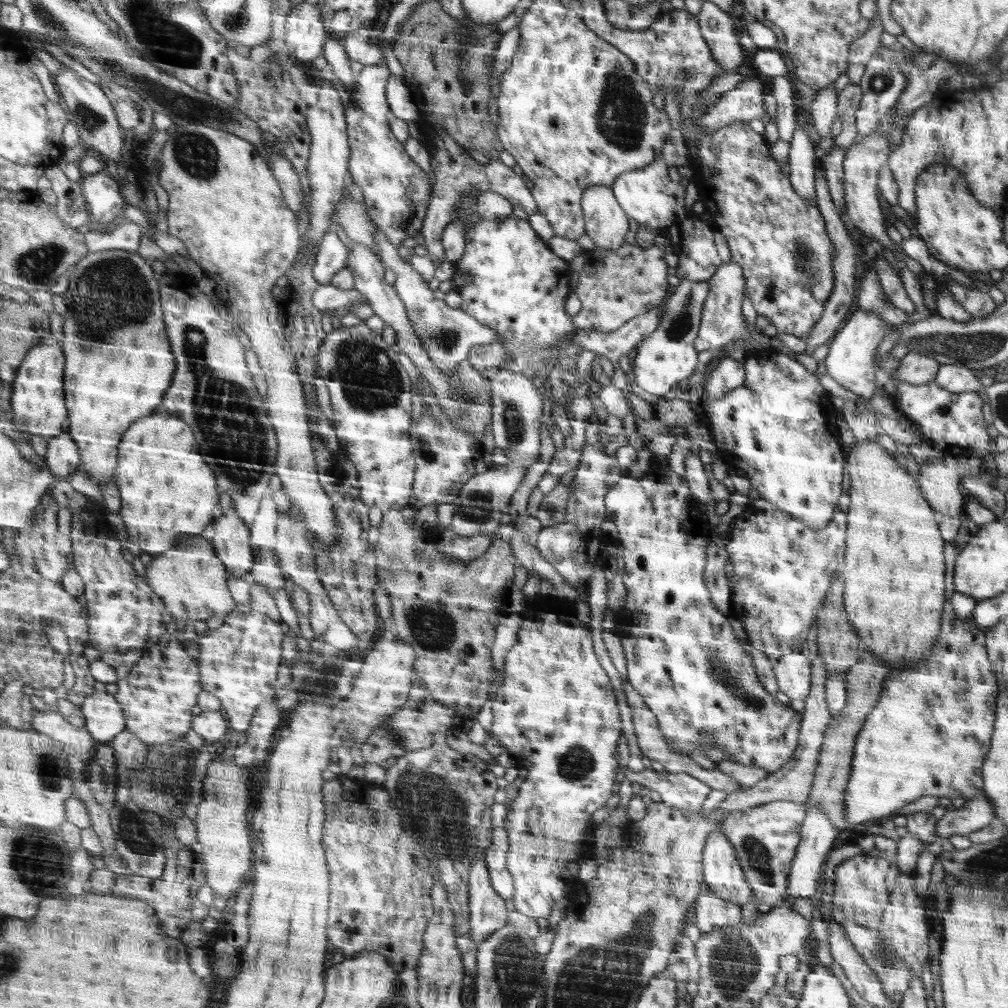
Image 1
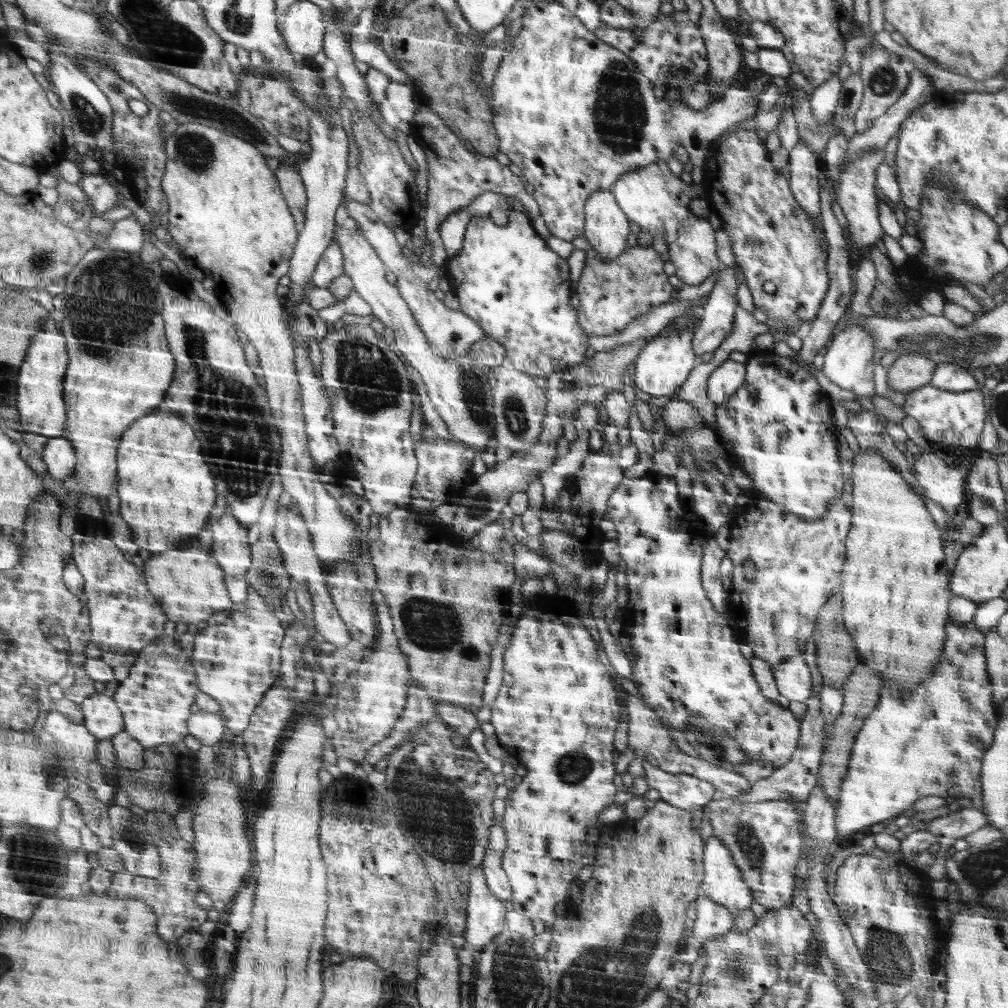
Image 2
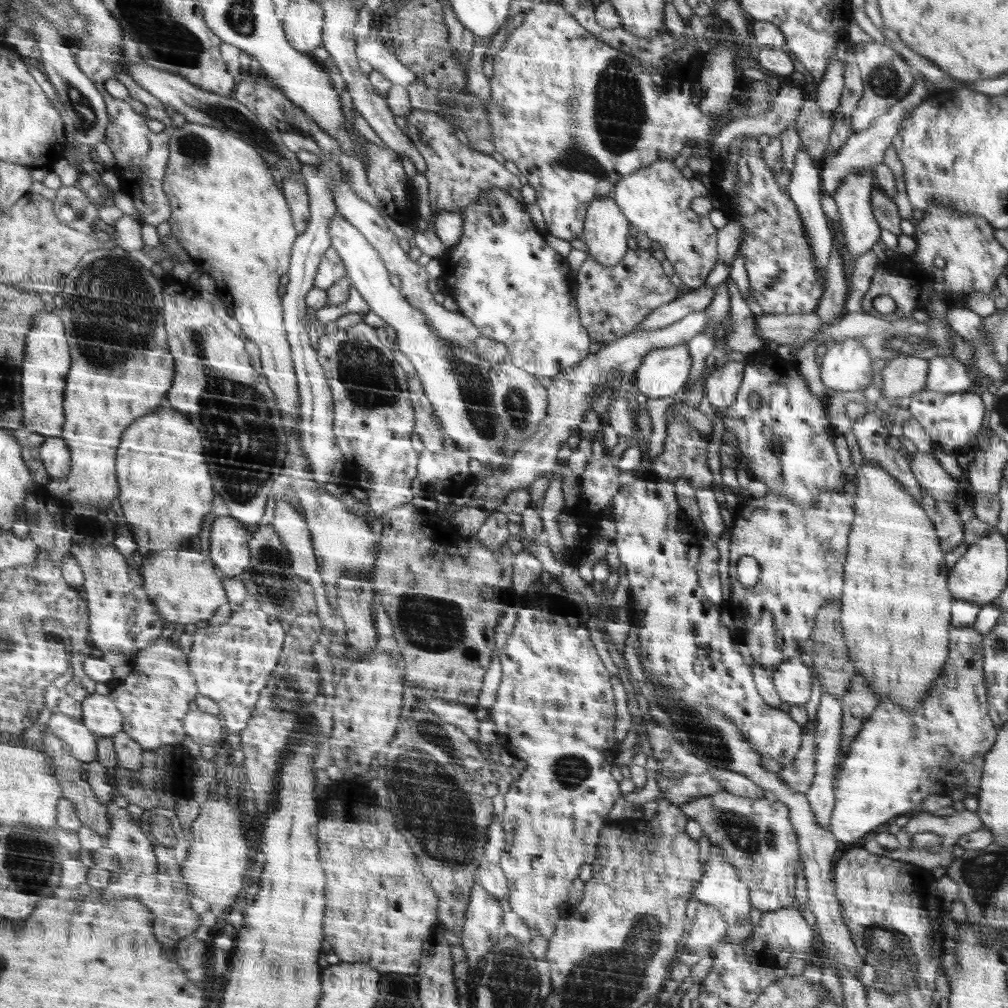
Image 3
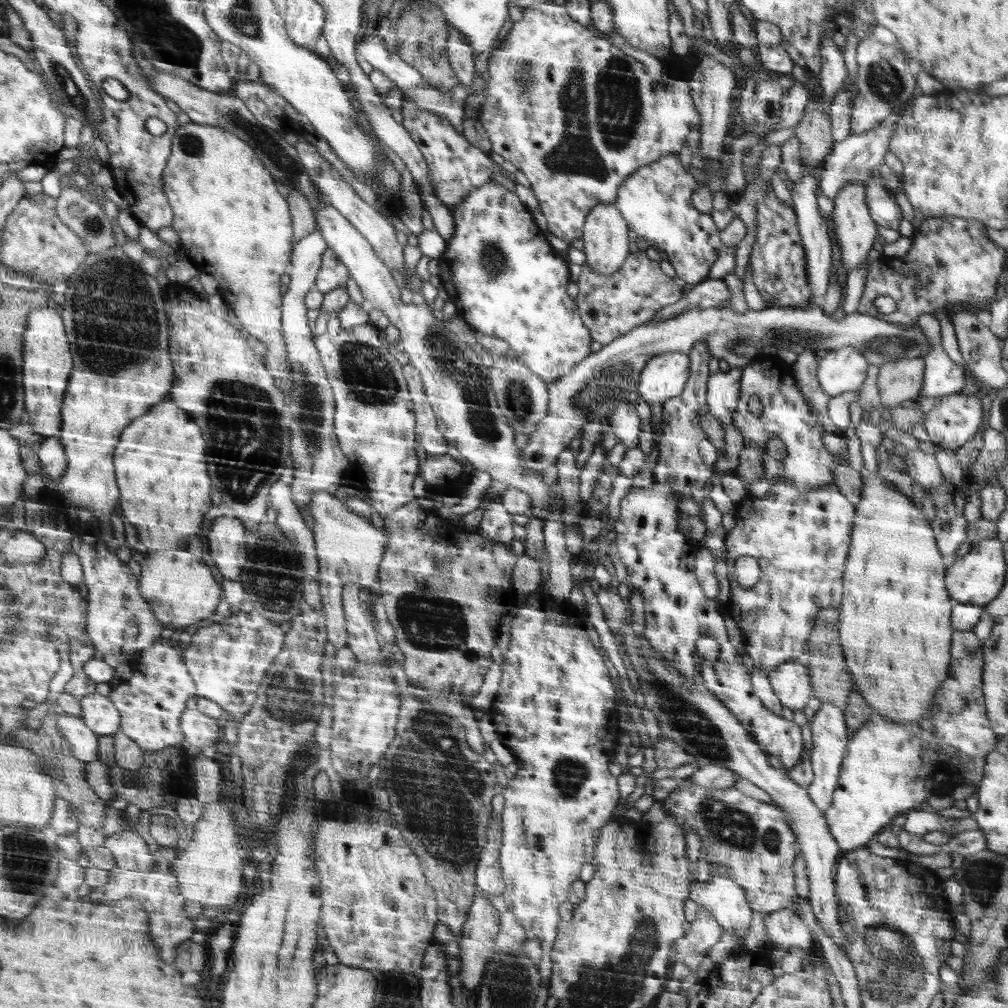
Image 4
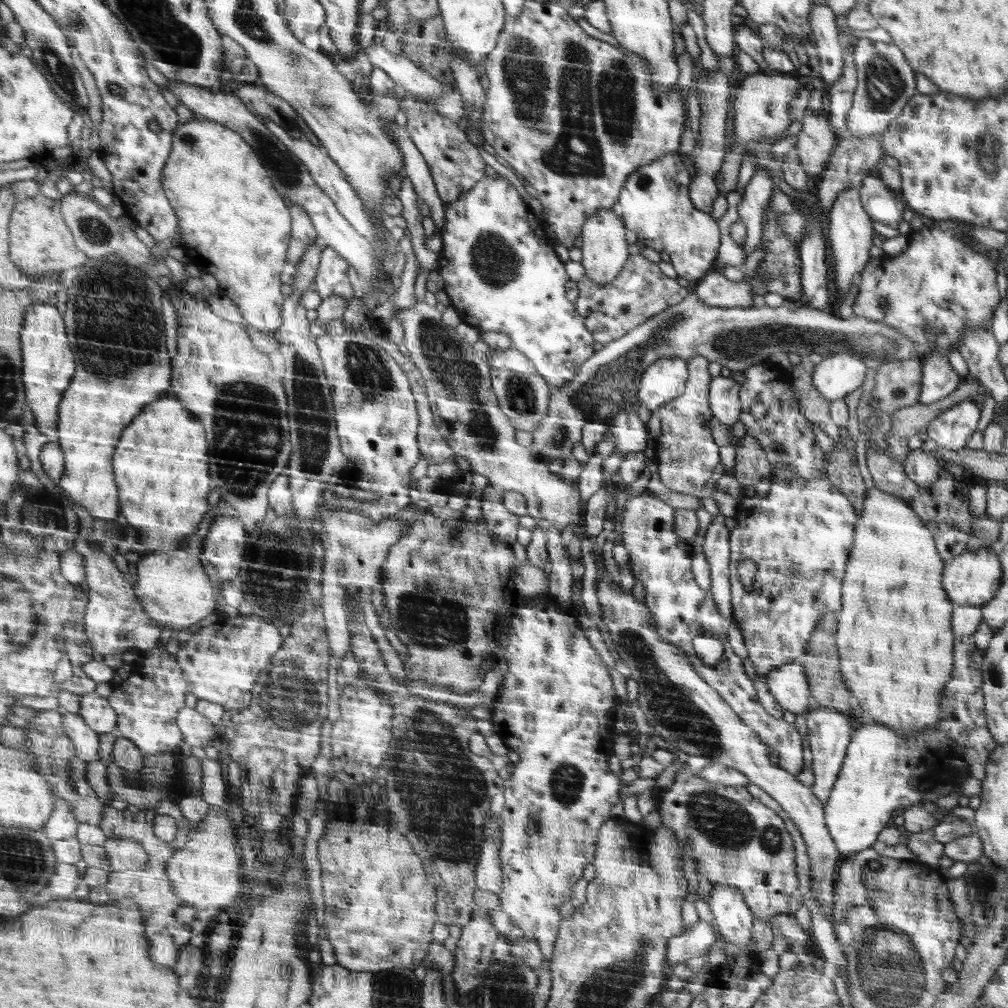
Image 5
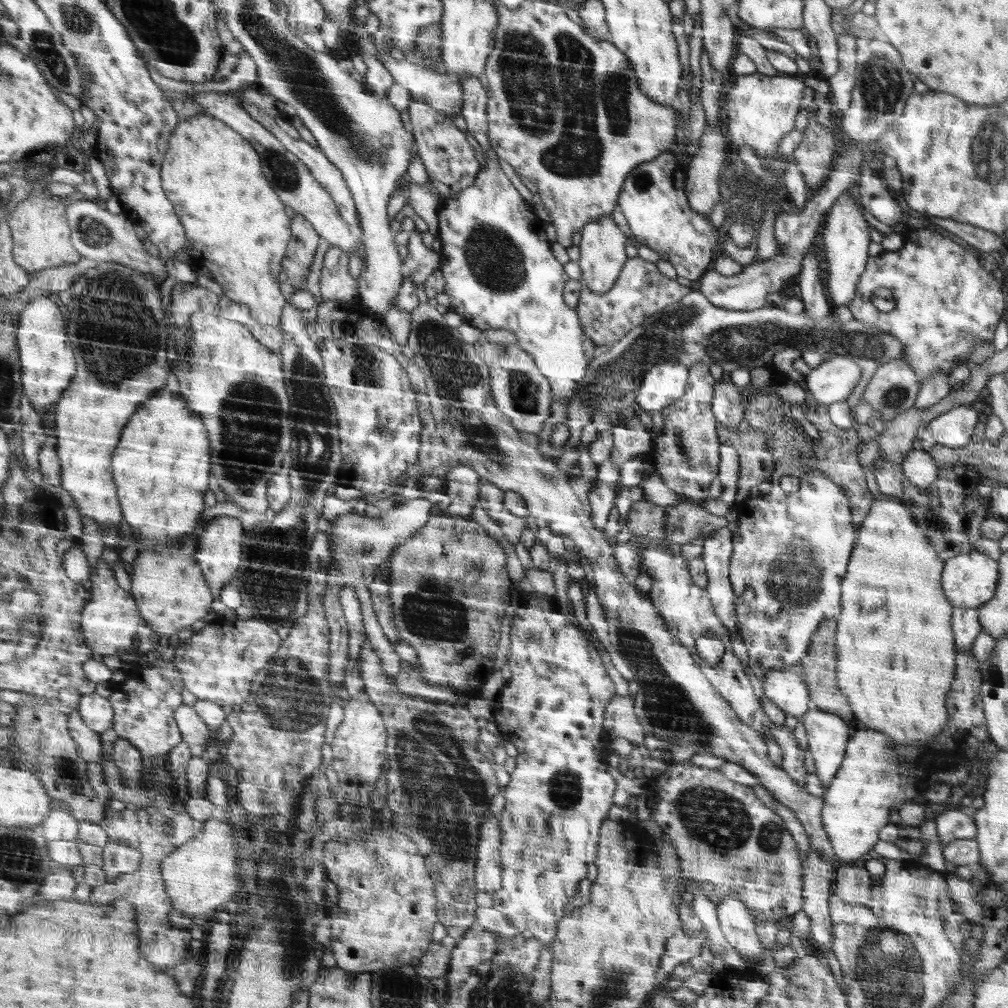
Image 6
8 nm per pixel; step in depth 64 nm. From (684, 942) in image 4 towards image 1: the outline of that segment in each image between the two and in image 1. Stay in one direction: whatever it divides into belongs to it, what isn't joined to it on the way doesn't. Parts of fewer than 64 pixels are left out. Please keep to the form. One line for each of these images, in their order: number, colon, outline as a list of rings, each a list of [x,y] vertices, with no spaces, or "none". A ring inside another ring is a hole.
1: [[[703,888],[695,902],[695,926],[699,932],[713,930],[715,926],[725,924],[737,924],[741,920],[741,904],[723,900],[719,894],[713,894],[715,890]]]
2: [[[705,894],[697,898],[695,910],[697,910],[697,916],[691,922],[691,930],[697,942],[717,938],[735,926],[735,914],[727,910],[723,904],[707,898]]]
3: [[[699,902],[697,916],[691,920],[691,928],[683,944],[683,950],[705,952],[709,946],[725,938],[725,930],[727,930],[727,922],[723,920],[723,914],[715,906],[707,902]]]

